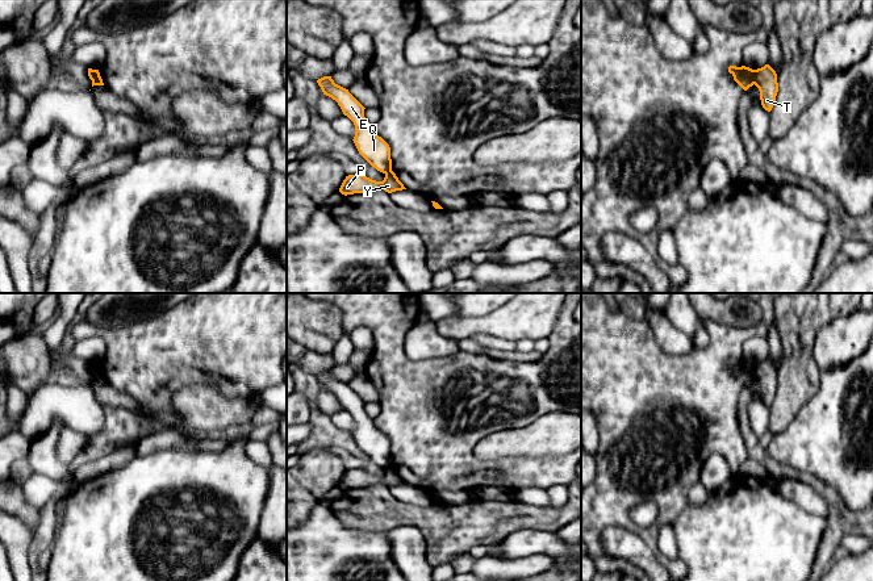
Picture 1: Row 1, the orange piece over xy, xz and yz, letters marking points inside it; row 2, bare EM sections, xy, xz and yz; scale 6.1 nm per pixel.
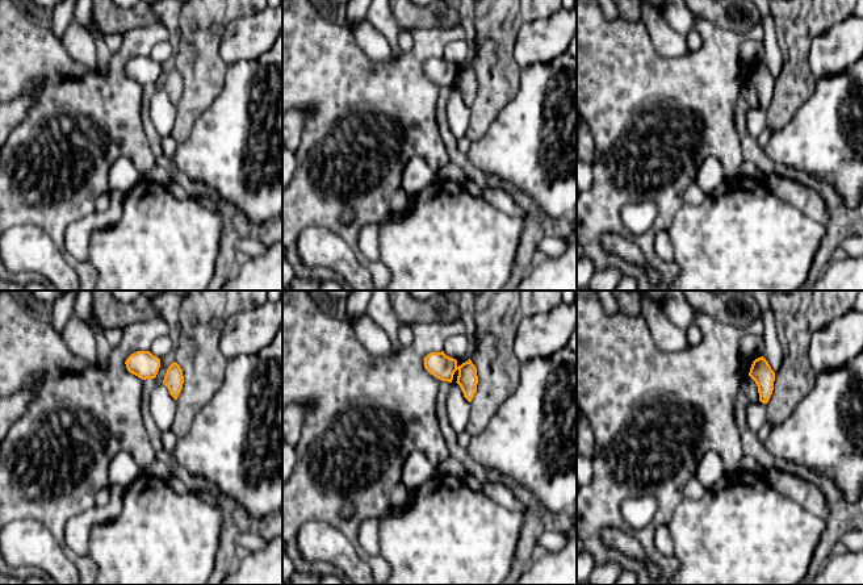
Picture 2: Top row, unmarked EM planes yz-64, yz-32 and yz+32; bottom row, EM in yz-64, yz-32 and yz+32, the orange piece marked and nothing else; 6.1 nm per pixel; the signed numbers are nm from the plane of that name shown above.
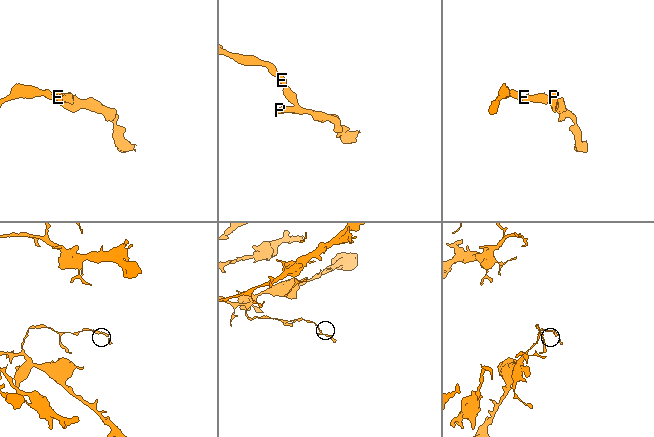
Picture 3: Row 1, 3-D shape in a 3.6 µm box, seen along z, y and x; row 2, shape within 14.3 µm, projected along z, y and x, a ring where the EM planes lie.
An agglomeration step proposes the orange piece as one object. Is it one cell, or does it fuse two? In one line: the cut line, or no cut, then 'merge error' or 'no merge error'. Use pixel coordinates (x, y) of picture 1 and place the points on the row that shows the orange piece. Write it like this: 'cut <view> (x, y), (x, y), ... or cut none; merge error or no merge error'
cut yz (755, 70), (752, 83); merge error

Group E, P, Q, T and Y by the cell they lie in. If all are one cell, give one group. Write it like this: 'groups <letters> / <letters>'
groups E Q / P T Y

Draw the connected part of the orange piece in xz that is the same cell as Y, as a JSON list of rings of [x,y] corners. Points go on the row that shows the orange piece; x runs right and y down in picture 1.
[[[388,172],[383,181],[372,180],[364,175],[348,175],[343,180],[339,192],[344,196],[354,193],[367,193],[376,189],[384,189],[388,193],[406,189],[404,184],[398,180],[396,174]]]

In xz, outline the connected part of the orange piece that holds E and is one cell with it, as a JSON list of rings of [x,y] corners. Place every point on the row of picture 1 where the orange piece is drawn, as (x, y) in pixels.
[[[331,76],[317,80],[323,95],[338,103],[344,116],[355,125],[354,143],[359,154],[377,171],[392,172],[389,145],[379,137],[373,126],[364,117],[364,106],[348,92],[348,89],[334,83]]]

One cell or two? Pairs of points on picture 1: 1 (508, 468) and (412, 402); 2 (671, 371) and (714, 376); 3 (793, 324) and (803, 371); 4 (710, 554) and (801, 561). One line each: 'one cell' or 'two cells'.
1: one cell
2: one cell
3: one cell
4: one cell

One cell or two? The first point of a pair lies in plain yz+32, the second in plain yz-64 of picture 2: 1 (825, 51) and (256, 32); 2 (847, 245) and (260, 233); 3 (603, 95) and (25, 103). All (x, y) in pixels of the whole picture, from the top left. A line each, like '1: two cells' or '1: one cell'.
1: one cell
2: two cells
3: two cells

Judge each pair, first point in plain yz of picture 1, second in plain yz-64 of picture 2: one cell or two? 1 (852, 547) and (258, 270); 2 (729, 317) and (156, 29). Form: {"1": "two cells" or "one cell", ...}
{"1": "two cells", "2": "two cells"}

